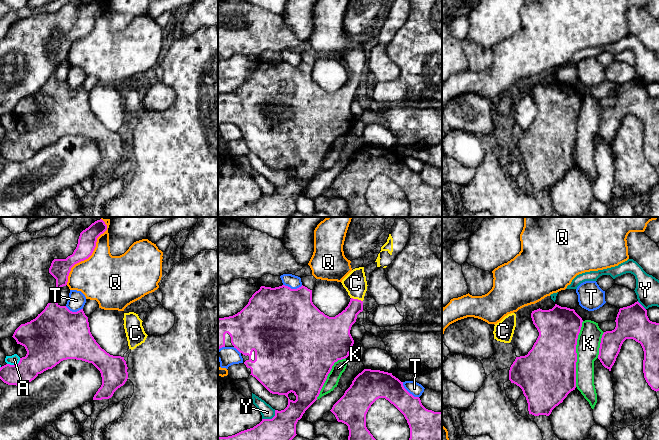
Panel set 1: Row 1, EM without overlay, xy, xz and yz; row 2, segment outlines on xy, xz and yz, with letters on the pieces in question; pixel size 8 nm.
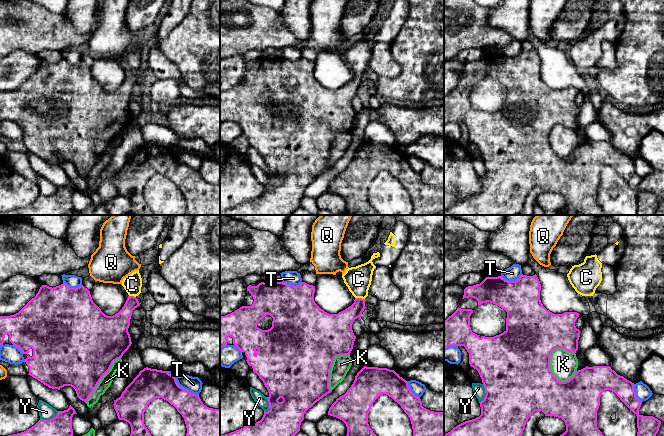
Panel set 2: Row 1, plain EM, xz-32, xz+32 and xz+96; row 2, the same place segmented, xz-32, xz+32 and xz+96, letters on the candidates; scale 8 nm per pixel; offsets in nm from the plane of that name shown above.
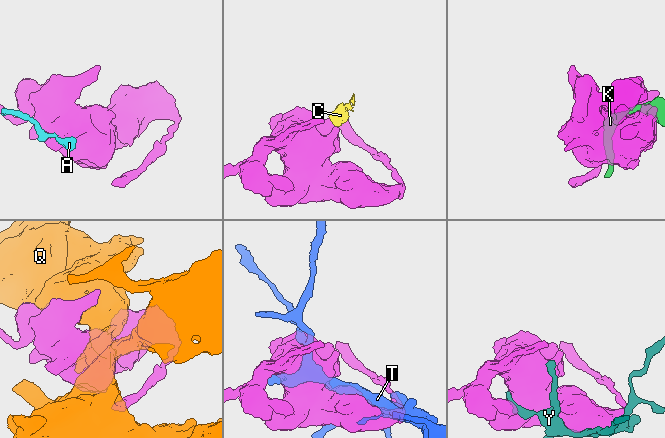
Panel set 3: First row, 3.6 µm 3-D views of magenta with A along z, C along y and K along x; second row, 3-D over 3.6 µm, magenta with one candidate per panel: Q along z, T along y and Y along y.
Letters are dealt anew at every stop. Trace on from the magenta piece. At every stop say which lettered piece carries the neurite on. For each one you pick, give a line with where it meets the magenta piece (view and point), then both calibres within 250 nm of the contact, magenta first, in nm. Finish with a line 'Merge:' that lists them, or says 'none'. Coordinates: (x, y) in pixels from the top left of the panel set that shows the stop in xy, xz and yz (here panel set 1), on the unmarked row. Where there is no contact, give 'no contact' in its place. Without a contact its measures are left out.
C: meets magenta in xz at (357, 75); 170 nm thick on the magenta side, 180 nm on the other
Merge: C

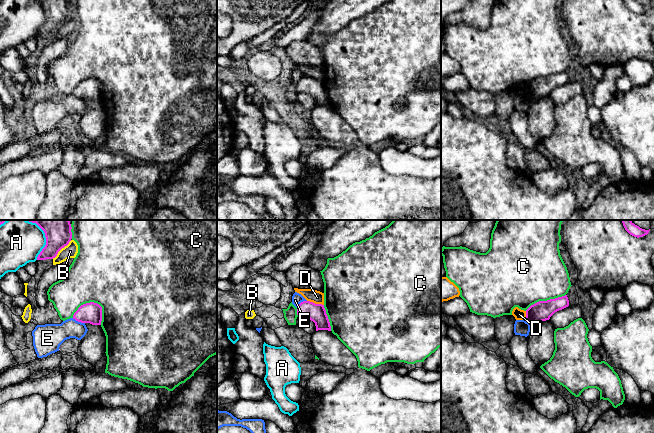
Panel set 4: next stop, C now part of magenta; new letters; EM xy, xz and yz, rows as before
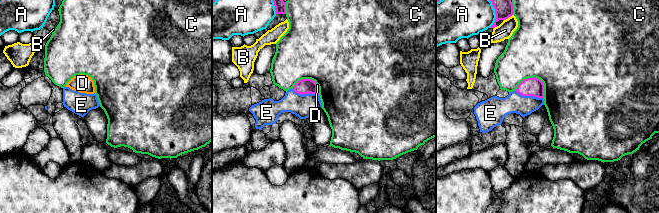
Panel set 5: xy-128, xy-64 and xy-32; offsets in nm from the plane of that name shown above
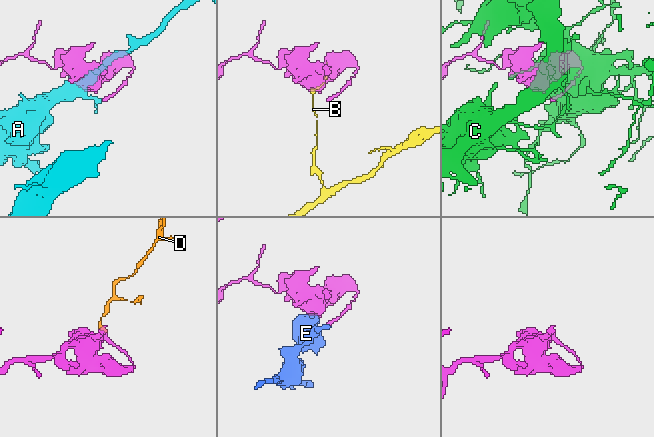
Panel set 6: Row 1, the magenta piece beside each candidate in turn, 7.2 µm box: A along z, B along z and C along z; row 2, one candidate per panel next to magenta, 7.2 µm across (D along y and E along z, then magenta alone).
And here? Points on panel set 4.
Merge: none

